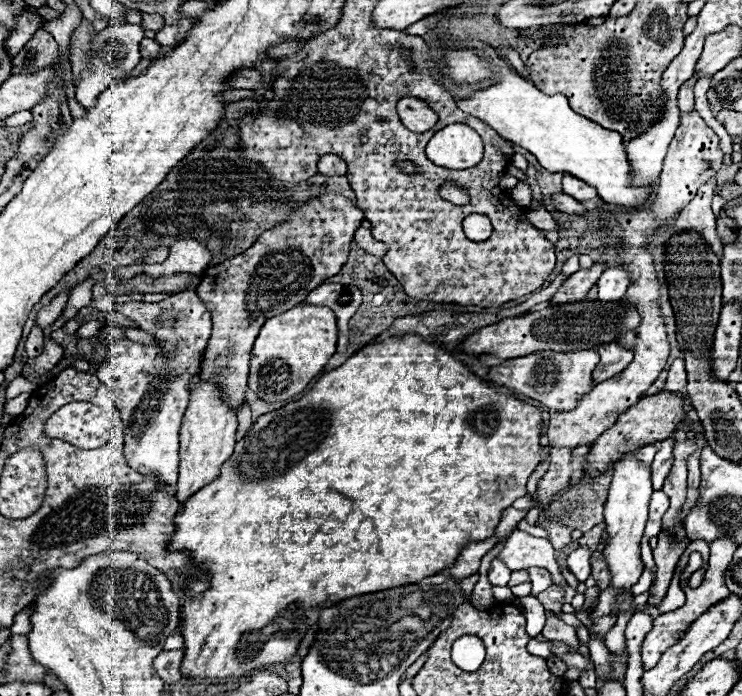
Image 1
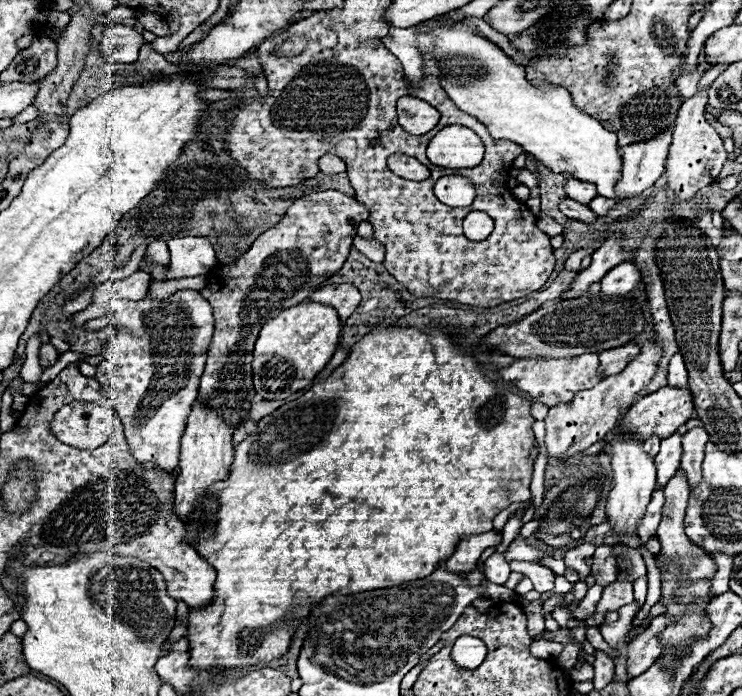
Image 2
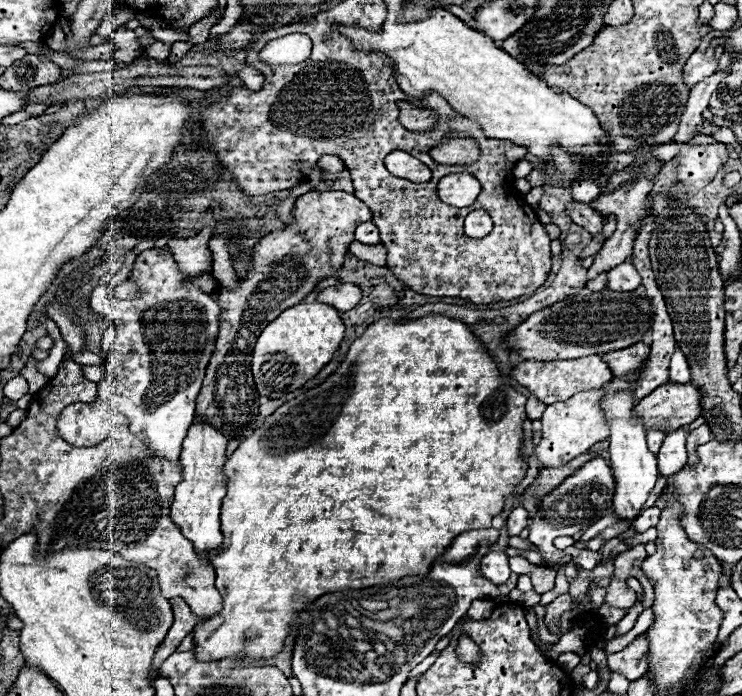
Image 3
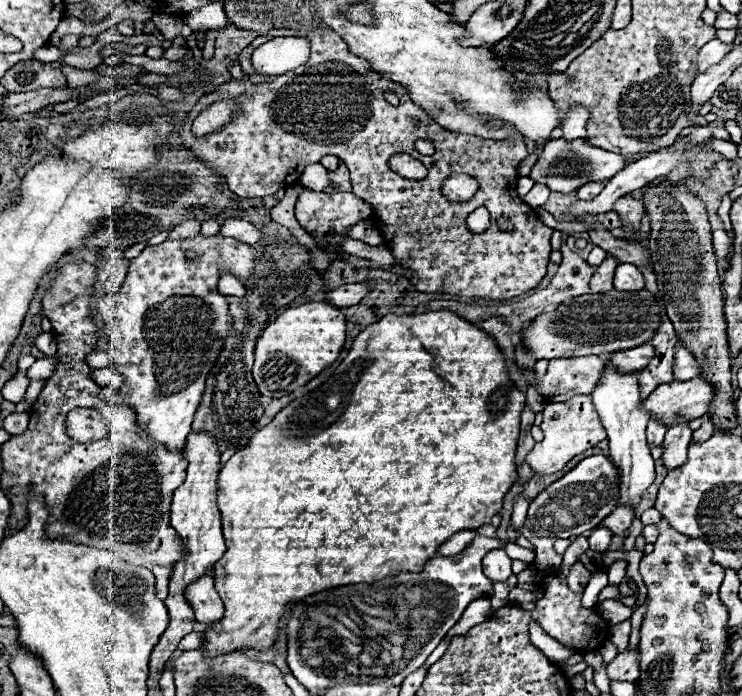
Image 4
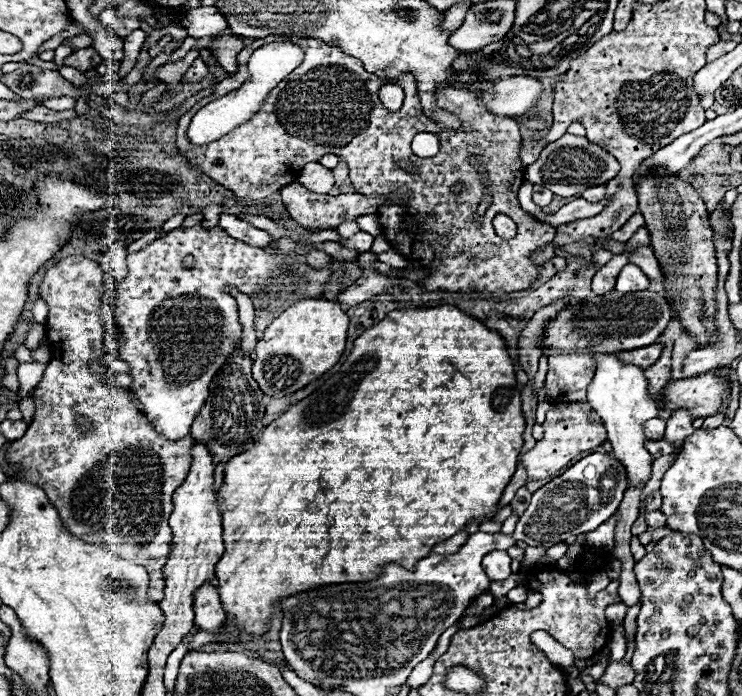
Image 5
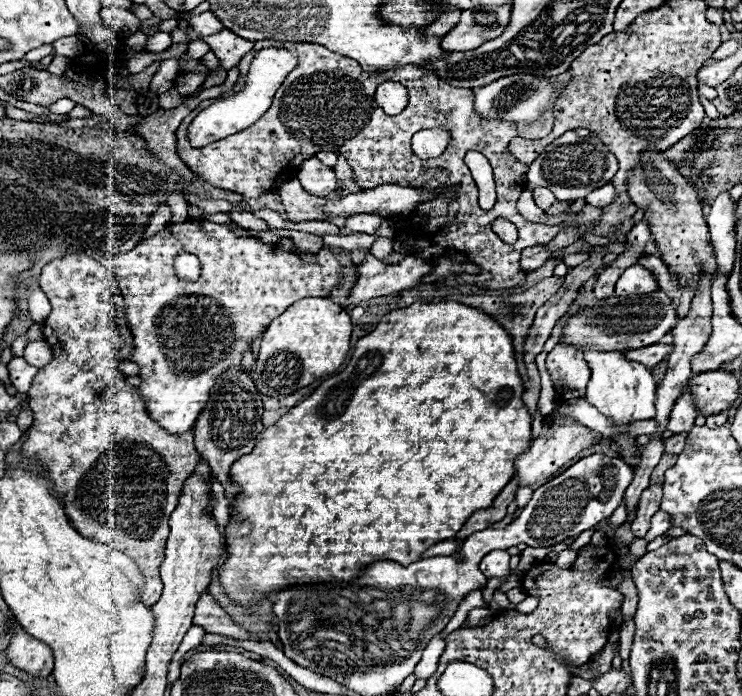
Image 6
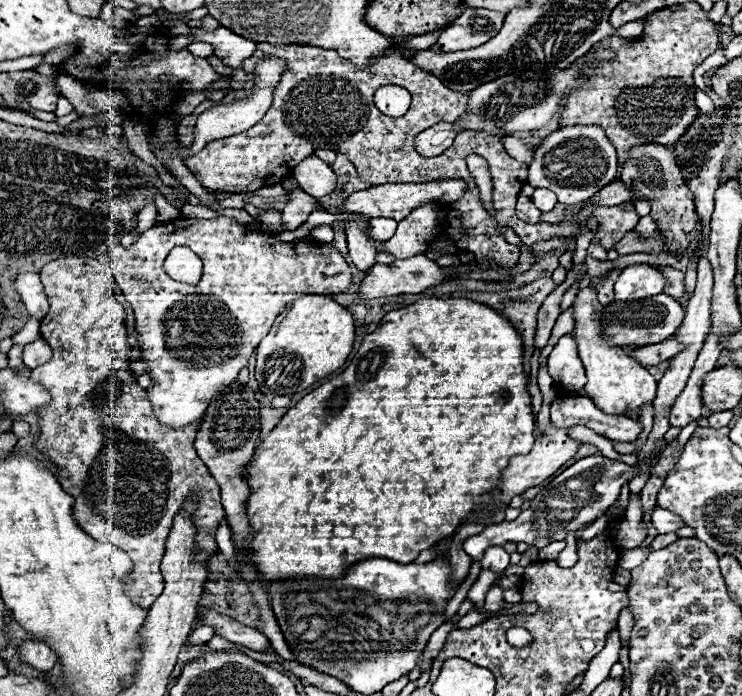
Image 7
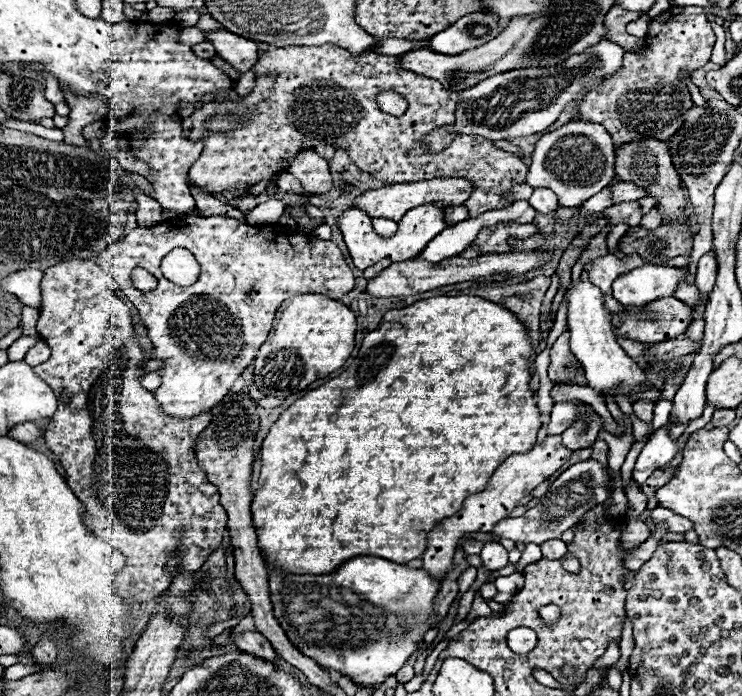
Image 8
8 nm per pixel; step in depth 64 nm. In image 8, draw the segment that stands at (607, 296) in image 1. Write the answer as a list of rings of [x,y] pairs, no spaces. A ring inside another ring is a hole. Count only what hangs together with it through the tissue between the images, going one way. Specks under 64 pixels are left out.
[[[644,264],[626,274],[620,274],[614,284],[614,298],[624,306],[642,306],[650,300],[672,296],[680,282],[688,282],[688,270],[676,266]]]

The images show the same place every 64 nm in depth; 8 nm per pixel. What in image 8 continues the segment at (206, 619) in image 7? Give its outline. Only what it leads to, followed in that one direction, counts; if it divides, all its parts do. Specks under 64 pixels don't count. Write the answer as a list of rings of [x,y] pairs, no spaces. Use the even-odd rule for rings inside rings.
[[[244,632],[244,634],[240,634],[236,638],[236,646],[238,646],[238,650],[248,652],[248,654],[252,654],[256,658],[266,660],[266,662],[274,662],[278,658],[272,644],[260,632]]]

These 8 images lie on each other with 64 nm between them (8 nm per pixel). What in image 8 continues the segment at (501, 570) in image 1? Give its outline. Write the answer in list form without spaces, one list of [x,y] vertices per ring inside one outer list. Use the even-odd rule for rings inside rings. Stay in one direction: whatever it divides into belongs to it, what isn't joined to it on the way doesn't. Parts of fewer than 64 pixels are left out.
[[[486,542],[480,552],[482,564],[490,570],[500,570],[508,564],[508,550],[498,542]]]

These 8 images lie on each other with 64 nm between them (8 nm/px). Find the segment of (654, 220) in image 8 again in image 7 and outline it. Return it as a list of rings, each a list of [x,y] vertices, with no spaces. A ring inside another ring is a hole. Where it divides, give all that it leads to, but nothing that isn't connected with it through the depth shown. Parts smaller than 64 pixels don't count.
[[[642,216],[640,222],[638,222],[638,226],[636,226],[636,232],[640,236],[648,236],[648,234],[656,232],[656,222],[652,220],[652,216]]]

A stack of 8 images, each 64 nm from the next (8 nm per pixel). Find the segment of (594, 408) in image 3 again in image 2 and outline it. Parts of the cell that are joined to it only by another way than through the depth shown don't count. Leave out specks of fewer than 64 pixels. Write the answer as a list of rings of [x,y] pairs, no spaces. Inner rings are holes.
[[[642,332],[640,336],[634,338],[634,344],[642,346],[642,354],[636,360],[632,360],[624,372],[604,378],[600,384],[596,384],[590,390],[578,392],[570,404],[558,404],[548,410],[544,418],[546,422],[544,448],[548,458],[570,458],[574,454],[584,452],[594,442],[602,440],[616,426],[620,410],[628,408],[634,402],[634,396],[650,382],[650,378],[656,372],[656,364],[662,356],[662,350],[658,348],[656,342],[656,334],[648,336],[646,332]]]

